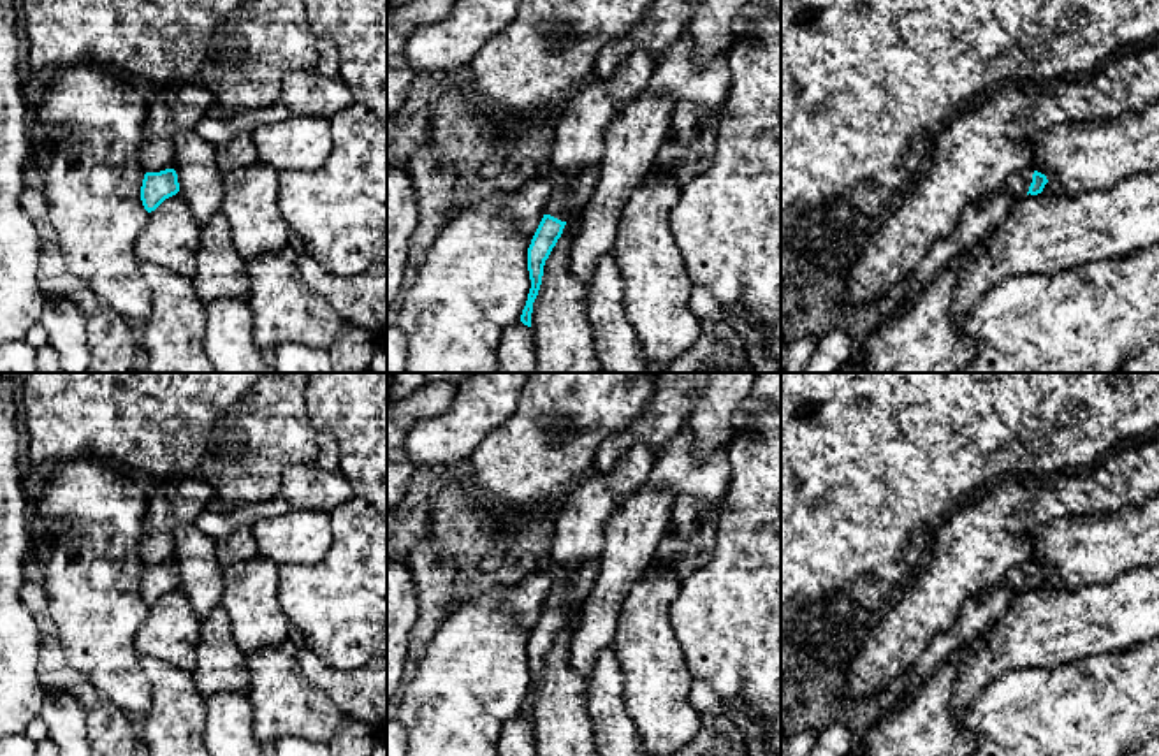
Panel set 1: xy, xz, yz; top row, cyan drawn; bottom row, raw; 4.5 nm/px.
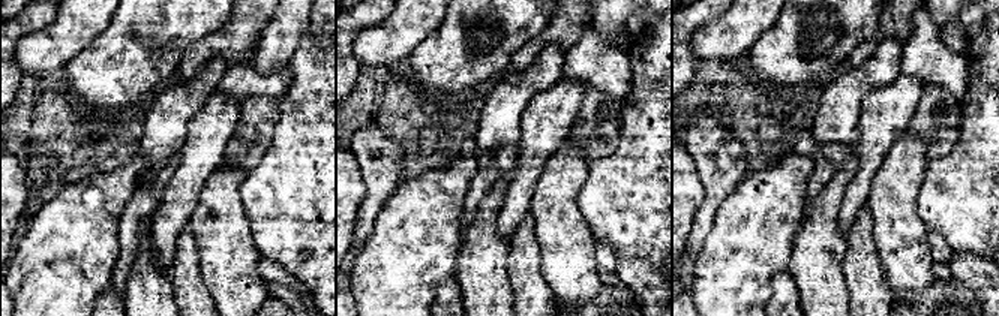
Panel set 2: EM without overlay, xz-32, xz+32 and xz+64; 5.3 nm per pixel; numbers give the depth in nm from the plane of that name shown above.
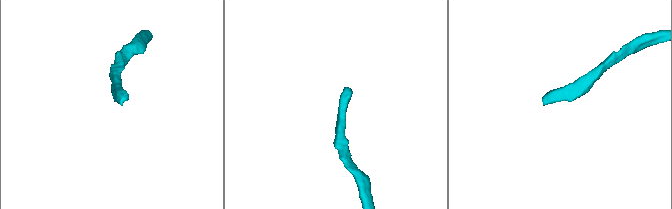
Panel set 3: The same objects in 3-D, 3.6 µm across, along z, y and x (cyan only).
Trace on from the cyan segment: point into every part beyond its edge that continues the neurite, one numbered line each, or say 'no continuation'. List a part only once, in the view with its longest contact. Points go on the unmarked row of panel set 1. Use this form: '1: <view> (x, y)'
1: yz (989, 605)

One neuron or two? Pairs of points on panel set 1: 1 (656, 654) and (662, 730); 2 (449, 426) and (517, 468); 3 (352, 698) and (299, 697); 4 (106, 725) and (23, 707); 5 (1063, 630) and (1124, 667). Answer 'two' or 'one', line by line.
1: one
2: two
3: two
4: two
5: two

